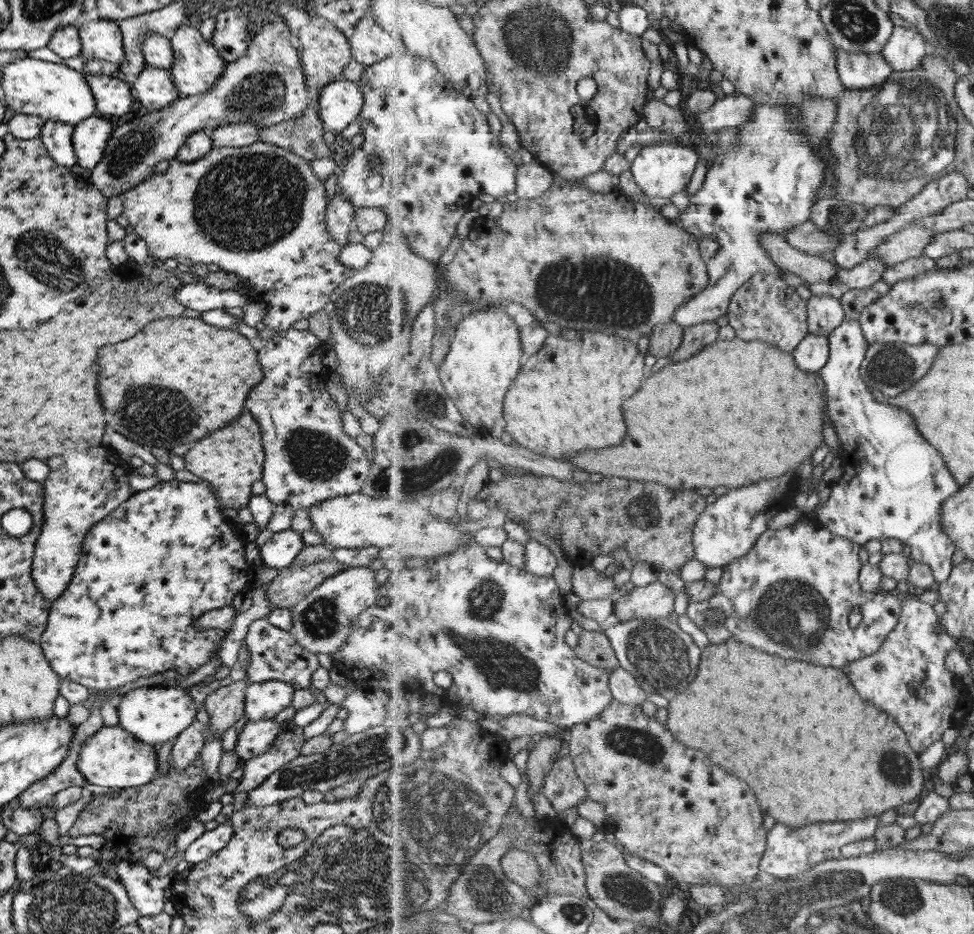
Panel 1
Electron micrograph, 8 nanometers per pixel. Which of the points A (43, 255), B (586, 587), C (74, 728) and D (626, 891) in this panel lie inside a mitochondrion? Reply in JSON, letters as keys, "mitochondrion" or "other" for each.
{"A":"mitochondrion","B":"other","C":"other","D":"mitochondrion"}

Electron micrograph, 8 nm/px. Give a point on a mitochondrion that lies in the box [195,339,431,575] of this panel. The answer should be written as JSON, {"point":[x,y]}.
{"point":[316,456]}

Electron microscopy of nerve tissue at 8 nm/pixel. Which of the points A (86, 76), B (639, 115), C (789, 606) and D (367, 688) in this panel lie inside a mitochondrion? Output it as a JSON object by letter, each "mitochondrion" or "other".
{"A":"other","B":"other","C":"mitochondrion","D":"other"}

